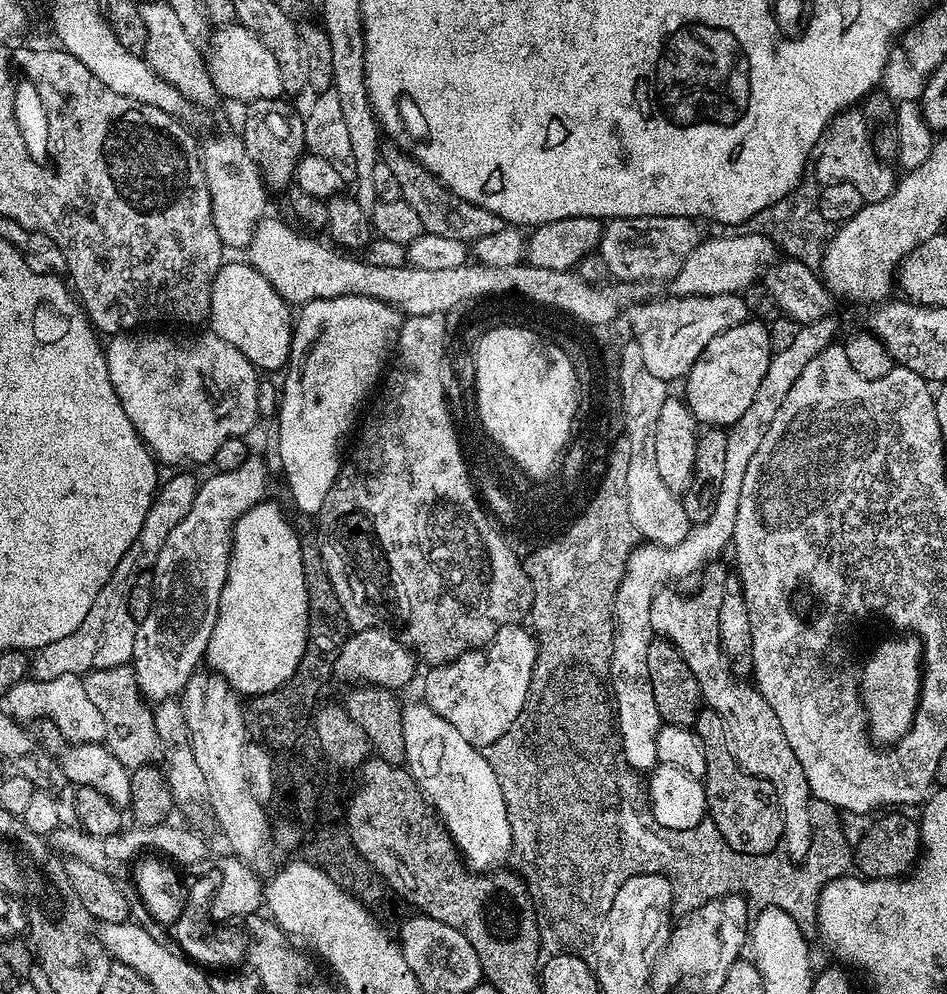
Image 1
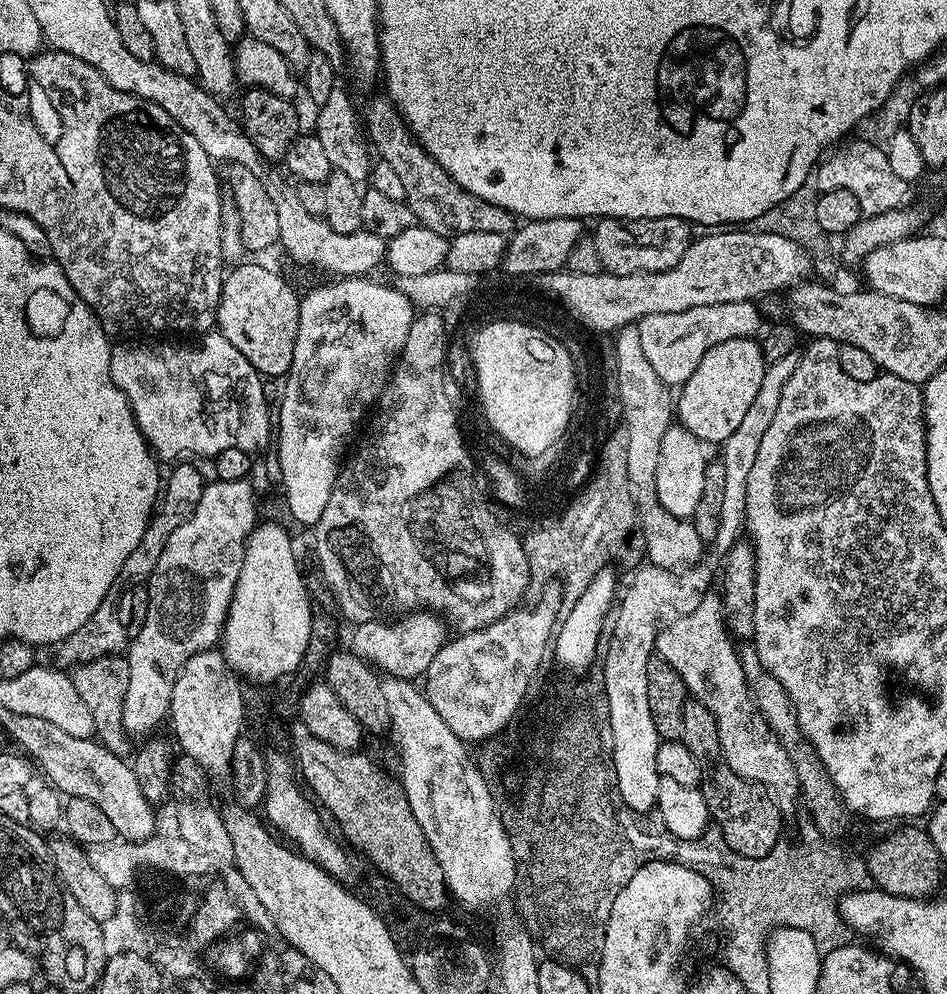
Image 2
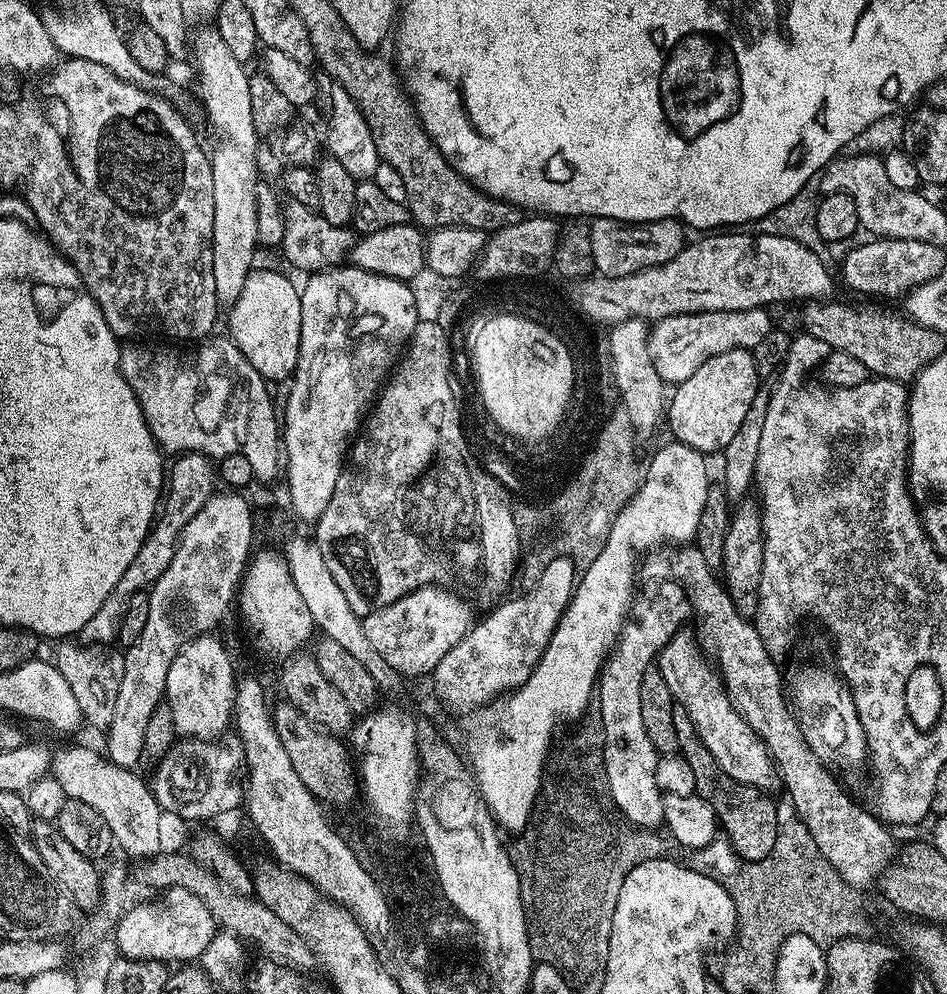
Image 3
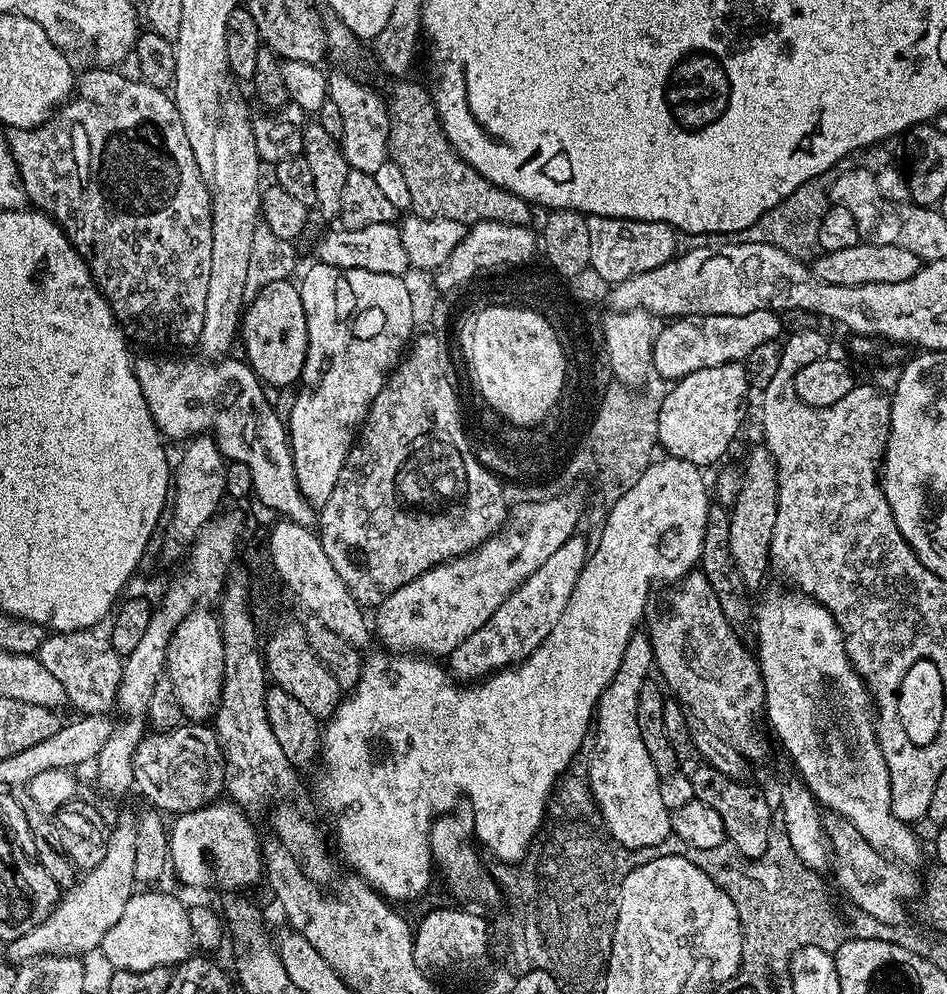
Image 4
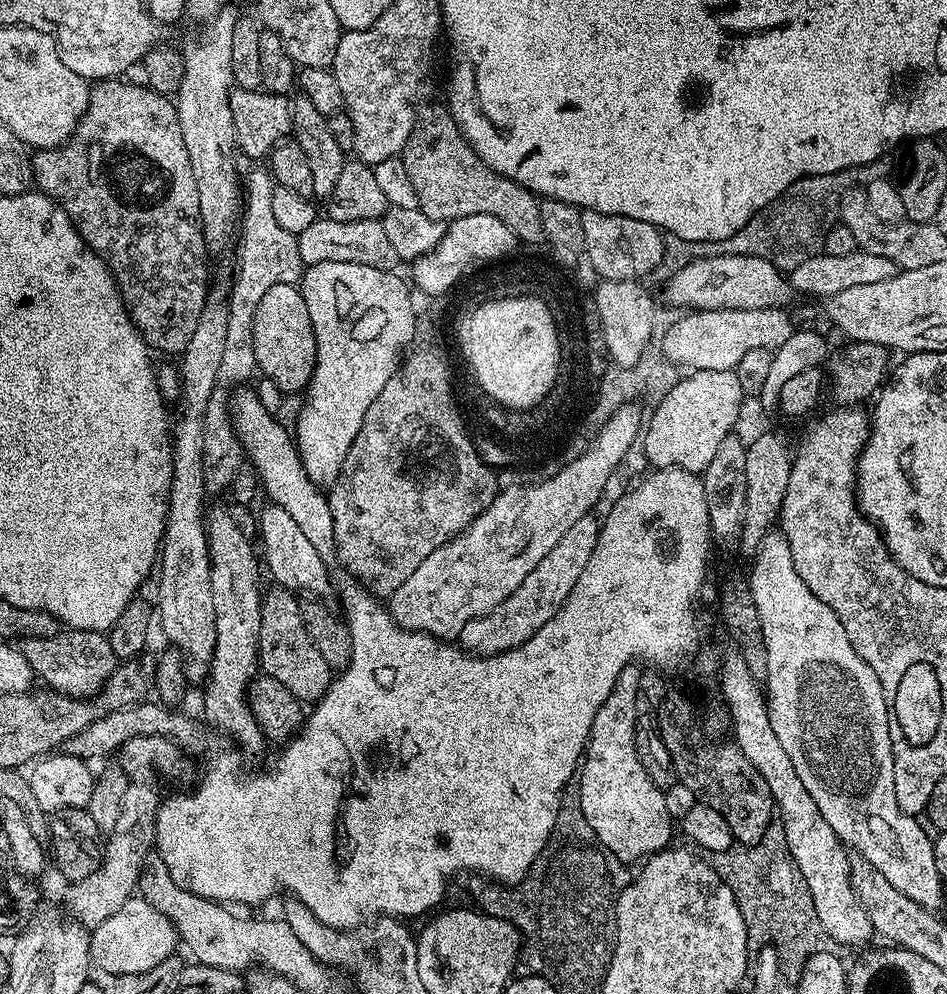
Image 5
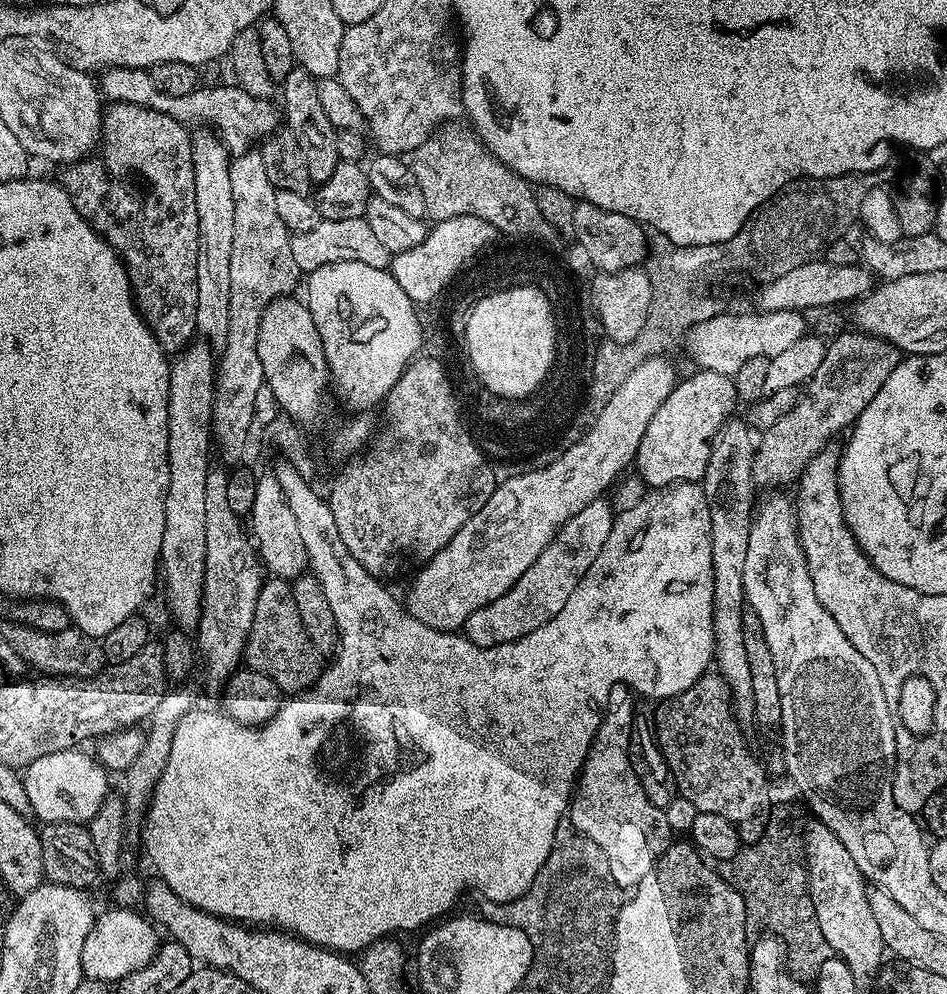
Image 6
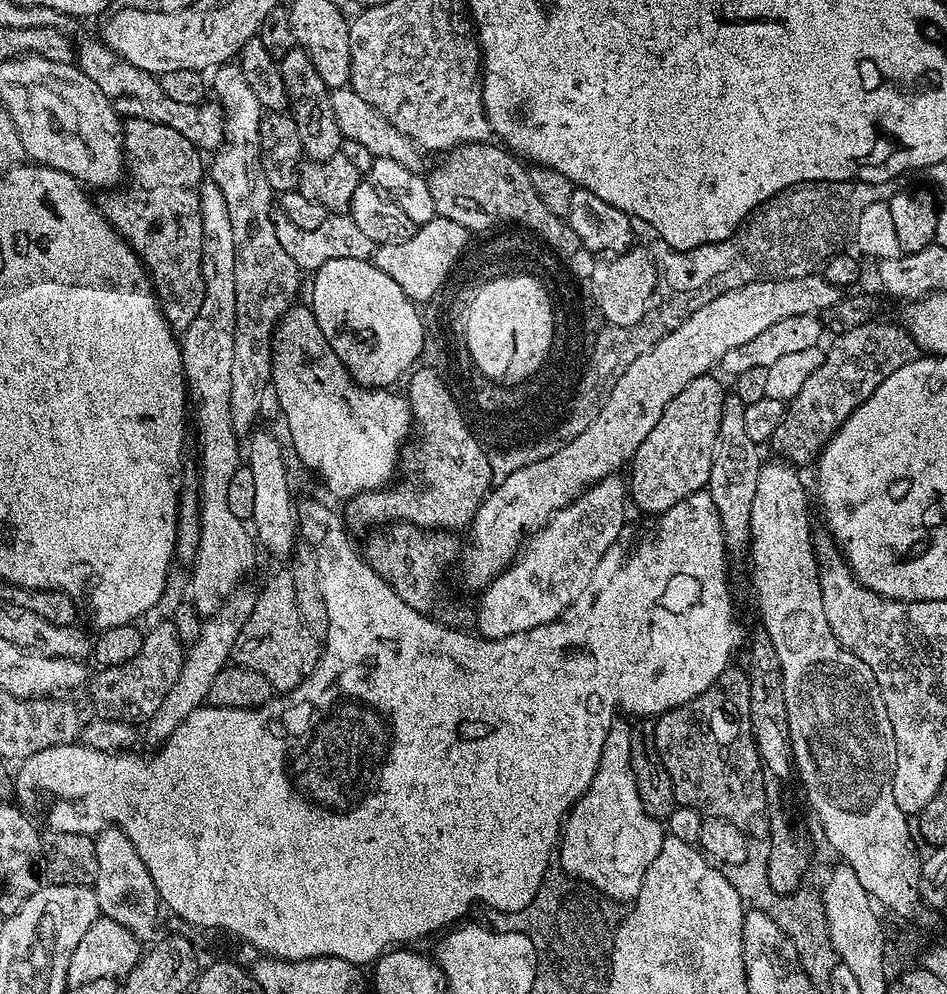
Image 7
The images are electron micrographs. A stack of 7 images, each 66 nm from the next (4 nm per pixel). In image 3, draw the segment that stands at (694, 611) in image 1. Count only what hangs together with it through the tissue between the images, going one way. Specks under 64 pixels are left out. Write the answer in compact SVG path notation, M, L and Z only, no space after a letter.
M680 632L669 635L658 657L658 667L675 703L685 708L696 728L696 736L710 750L714 762L734 782L751 788L772 790L778 784L776 764L760 736L738 714L724 689L724 679L705 656L695 635Z

